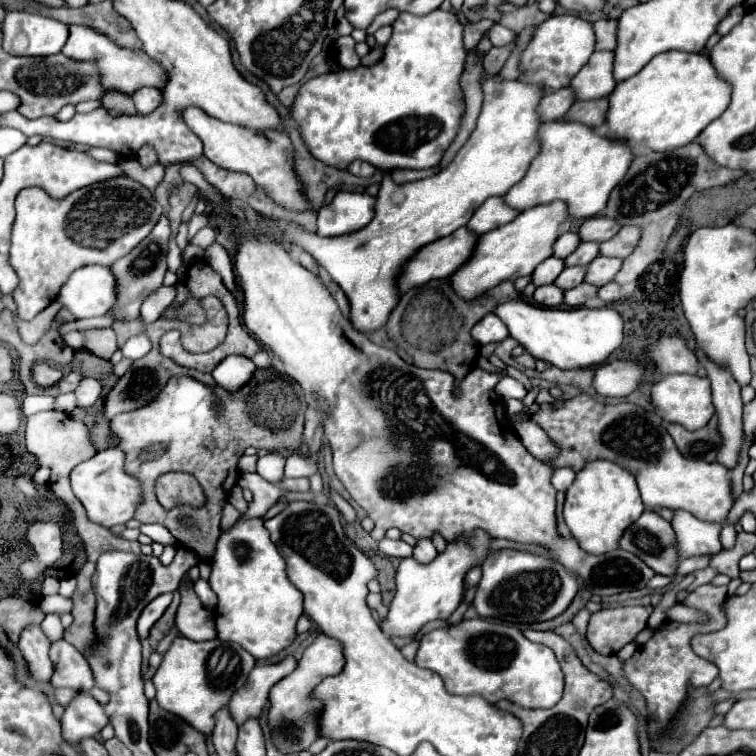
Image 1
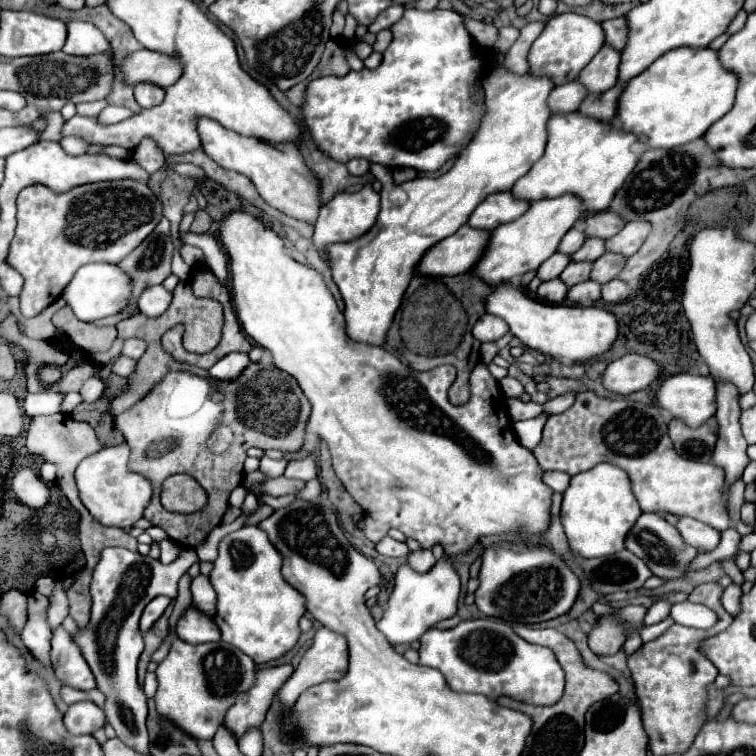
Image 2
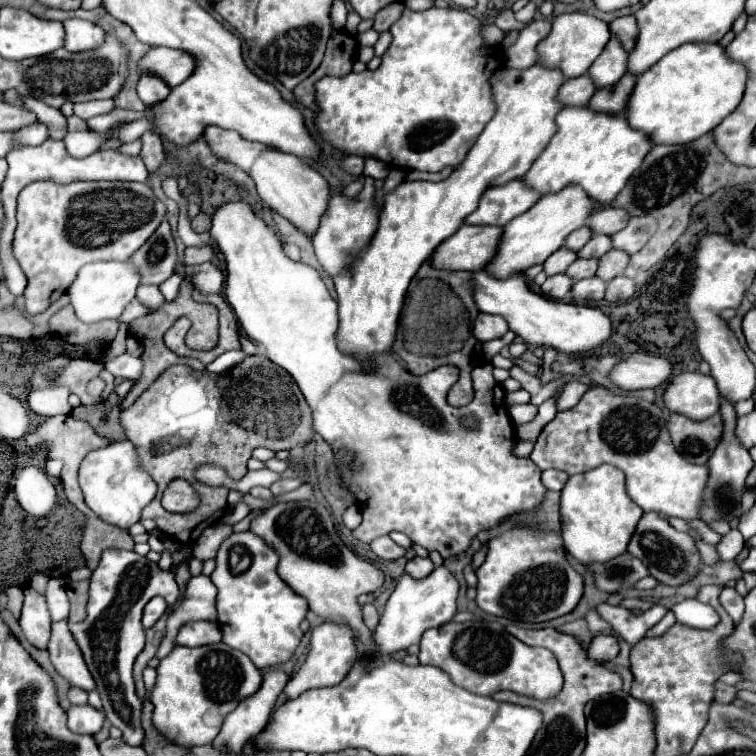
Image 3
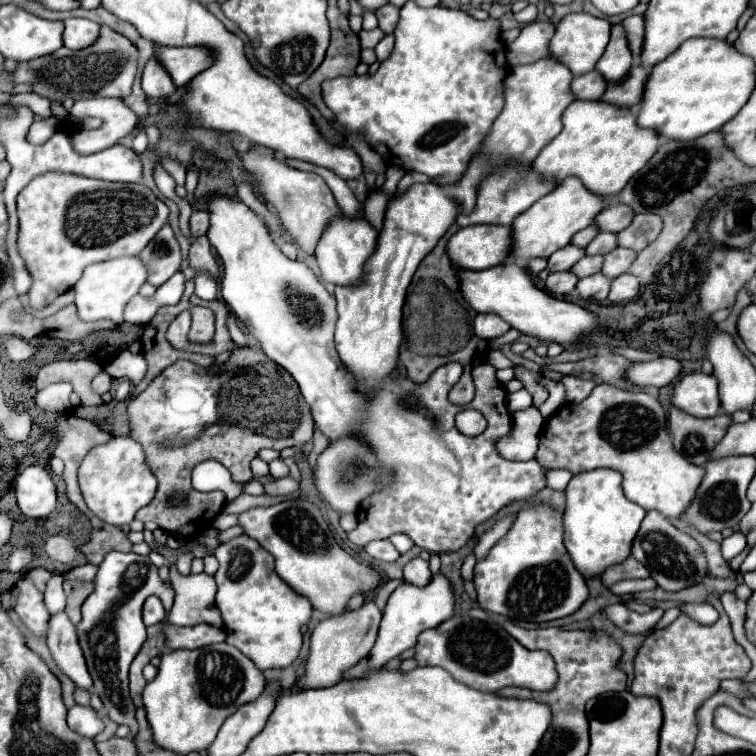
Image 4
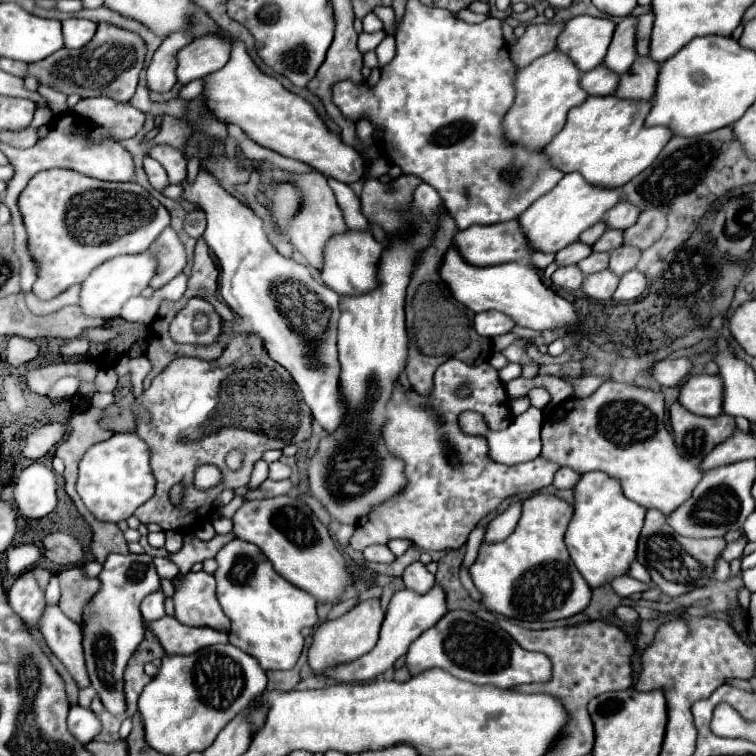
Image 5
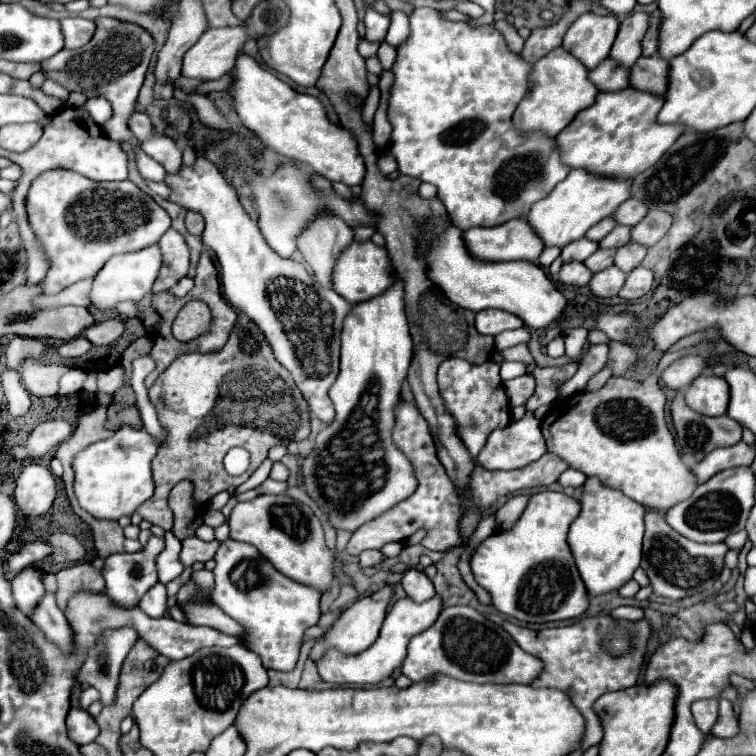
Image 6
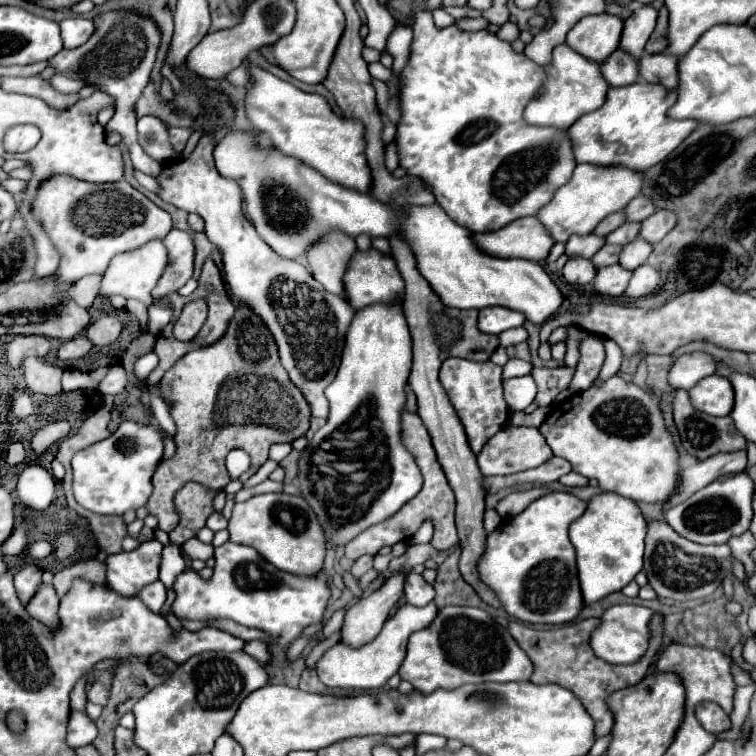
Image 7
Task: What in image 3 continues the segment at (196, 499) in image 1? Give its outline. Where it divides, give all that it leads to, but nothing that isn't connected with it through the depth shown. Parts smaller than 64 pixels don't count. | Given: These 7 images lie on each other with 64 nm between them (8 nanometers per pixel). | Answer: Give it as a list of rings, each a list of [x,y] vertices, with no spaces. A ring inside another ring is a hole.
[[[174,480],[166,488],[162,504],[170,512],[190,512],[192,508],[196,508],[198,500],[196,500],[194,488],[190,484],[186,484],[186,480]]]

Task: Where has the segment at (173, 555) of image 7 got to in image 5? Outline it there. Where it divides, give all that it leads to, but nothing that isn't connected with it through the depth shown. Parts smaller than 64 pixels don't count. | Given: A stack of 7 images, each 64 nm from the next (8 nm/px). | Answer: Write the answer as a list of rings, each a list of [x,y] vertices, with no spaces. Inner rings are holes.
[[[166,532],[166,552],[174,554],[182,548],[182,534],[180,532]],[[162,556],[162,558],[154,558],[154,564],[156,564],[156,568],[158,568],[158,576],[160,578],[168,578],[168,580],[172,580],[172,578],[176,578],[178,576],[178,566],[168,558],[168,556]]]

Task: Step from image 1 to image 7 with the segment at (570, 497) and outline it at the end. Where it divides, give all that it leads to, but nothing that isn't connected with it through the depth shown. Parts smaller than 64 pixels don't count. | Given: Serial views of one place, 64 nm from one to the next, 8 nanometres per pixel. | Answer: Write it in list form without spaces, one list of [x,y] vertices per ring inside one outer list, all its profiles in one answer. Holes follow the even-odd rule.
[[[612,492],[594,496],[586,512],[570,524],[570,542],[576,548],[578,580],[584,606],[598,602],[612,592],[620,592],[634,580],[634,576],[642,570],[646,530],[648,524],[636,502]]]

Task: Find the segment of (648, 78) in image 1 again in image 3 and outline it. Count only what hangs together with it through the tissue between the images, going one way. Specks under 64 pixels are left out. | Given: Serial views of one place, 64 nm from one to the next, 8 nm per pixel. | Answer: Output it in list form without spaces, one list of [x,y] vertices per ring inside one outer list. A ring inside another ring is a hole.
[[[688,42],[638,76],[626,118],[632,128],[650,134],[654,144],[686,144],[712,132],[736,110],[746,90],[748,72],[720,44]]]

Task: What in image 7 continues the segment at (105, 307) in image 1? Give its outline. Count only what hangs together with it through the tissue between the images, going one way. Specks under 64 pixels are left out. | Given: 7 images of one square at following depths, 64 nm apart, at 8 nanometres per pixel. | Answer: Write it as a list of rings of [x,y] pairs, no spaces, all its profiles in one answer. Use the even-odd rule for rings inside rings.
[[[150,240],[148,244],[136,250],[122,252],[112,260],[110,268],[104,272],[100,296],[110,298],[112,294],[120,294],[124,298],[136,298],[136,300],[142,300],[144,304],[150,304],[150,292],[158,284],[160,276],[164,274],[166,264],[168,264],[168,250],[162,240]]]

